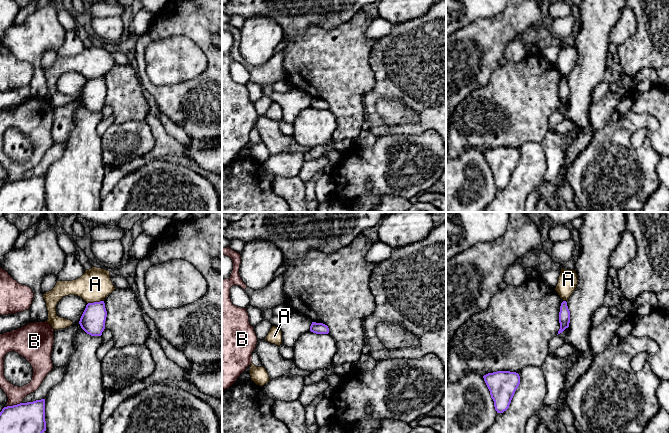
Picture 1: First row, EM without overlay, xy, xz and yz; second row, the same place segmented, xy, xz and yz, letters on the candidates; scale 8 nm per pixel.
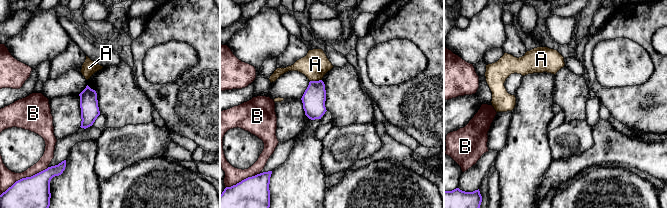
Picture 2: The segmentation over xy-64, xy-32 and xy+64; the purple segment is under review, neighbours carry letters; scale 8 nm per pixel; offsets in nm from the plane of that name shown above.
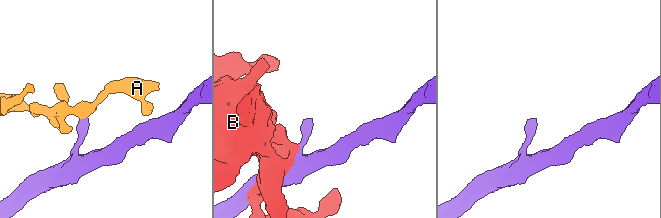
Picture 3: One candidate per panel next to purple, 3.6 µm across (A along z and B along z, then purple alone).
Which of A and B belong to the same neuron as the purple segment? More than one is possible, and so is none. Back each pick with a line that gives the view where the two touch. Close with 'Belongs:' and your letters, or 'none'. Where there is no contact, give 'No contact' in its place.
Belongs: none

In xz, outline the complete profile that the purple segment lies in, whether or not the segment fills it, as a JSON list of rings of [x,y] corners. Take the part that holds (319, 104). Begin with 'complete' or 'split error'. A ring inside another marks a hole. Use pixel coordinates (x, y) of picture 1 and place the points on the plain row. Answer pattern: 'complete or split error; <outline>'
complete; [[[312,98],[310,102],[310,107],[316,110],[328,110],[329,104],[323,99]]]

